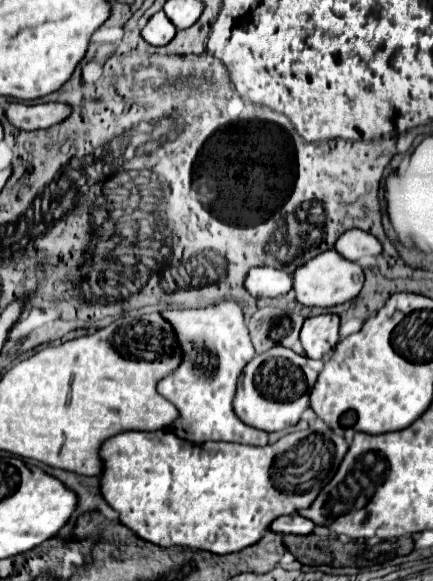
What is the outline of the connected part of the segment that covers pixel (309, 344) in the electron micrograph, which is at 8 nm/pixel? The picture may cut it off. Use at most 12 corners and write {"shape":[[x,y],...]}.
{"shape":[[336,314],[306,318],[300,340],[322,358],[340,340]]}

